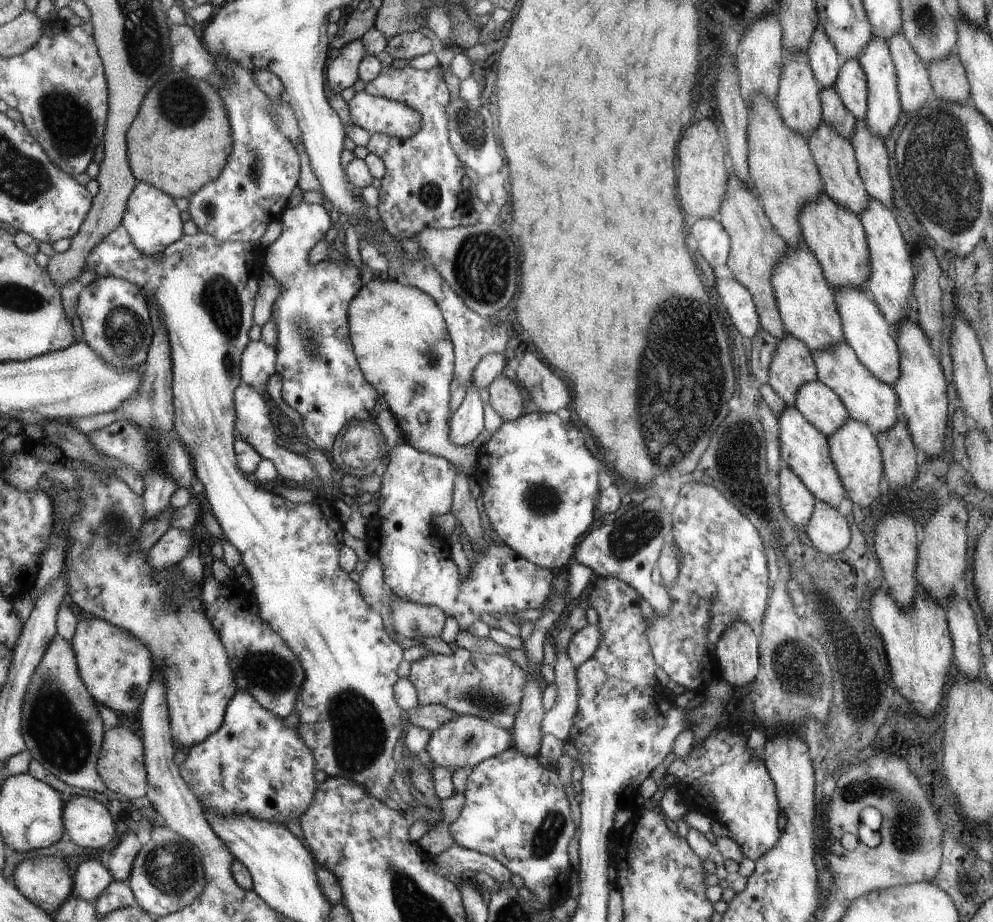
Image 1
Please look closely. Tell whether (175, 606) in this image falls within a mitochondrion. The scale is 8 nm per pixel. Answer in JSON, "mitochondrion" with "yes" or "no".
{"mitochondrion":"no"}

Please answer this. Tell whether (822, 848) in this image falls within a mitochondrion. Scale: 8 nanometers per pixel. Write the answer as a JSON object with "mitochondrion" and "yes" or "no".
{"mitochondrion":"no"}

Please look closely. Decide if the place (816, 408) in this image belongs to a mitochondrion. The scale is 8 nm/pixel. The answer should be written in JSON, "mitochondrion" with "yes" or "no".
{"mitochondrion":"no"}

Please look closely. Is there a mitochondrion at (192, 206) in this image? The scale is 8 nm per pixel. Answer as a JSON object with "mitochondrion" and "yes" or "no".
{"mitochondrion":"no"}

